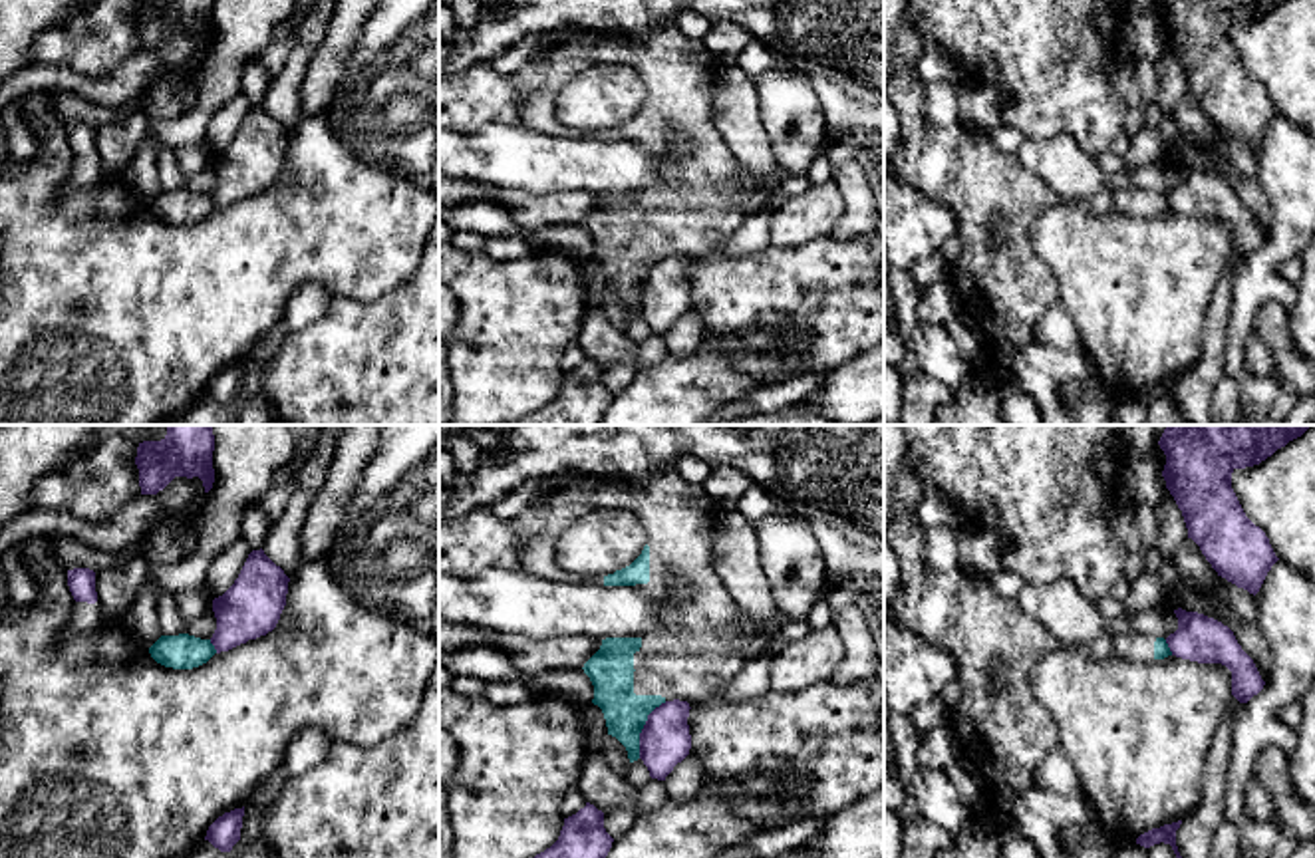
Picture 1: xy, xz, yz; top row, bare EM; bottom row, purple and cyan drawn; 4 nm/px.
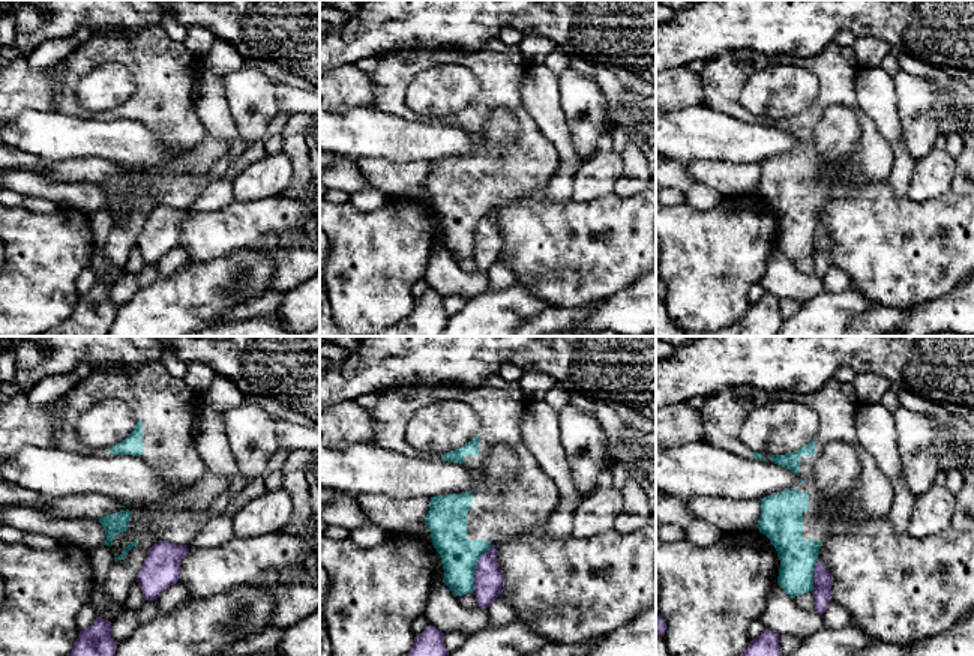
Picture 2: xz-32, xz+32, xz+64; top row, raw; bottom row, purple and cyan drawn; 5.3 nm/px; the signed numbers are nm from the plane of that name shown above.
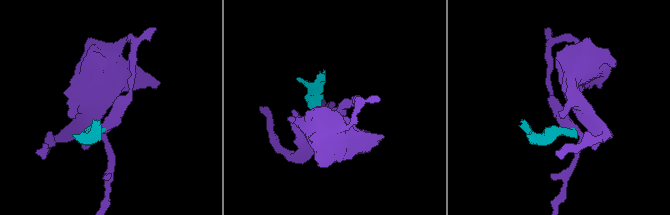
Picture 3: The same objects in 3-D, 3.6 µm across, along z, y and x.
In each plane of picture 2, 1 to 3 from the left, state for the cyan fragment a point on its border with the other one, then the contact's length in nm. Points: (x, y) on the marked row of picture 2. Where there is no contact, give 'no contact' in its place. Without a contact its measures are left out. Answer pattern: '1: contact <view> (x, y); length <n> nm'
1: no contact
2: contact xz+32 (476, 569); length 260 nm
3: contact xz+64 (814, 575); length 170 nm

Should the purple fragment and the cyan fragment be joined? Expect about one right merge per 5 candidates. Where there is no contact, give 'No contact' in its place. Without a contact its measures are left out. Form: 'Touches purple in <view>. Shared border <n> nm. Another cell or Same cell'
Touches purple in xz. Shared border 260 nm. Another cell

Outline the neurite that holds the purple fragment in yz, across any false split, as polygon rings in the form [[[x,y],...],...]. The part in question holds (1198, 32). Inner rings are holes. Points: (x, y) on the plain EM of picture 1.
[[[1160,0],[1166,10],[1162,32],[1182,66],[1188,93],[1200,101],[1218,131],[1253,151],[1279,113],[1265,87],[1245,72],[1232,44],[1232,28],[1259,20],[1281,2],[1285,0]]]

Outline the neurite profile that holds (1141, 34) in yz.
[[[1152,12],[1128,14],[1118,30],[1120,48],[1124,48],[1132,60],[1156,62],[1164,50],[1166,36],[1162,32],[1158,16]]]

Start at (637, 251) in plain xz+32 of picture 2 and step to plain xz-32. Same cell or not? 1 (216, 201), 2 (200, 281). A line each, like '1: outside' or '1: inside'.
1: outside
2: outside

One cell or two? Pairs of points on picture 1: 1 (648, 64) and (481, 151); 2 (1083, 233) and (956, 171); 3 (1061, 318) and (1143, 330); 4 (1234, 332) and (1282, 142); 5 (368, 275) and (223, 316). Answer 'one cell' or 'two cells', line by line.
1: two cells
2: two cells
3: two cells
4: one cell
5: one cell

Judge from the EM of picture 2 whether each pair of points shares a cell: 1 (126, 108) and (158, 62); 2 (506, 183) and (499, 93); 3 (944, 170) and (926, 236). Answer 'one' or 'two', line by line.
1: one
2: one
3: two

